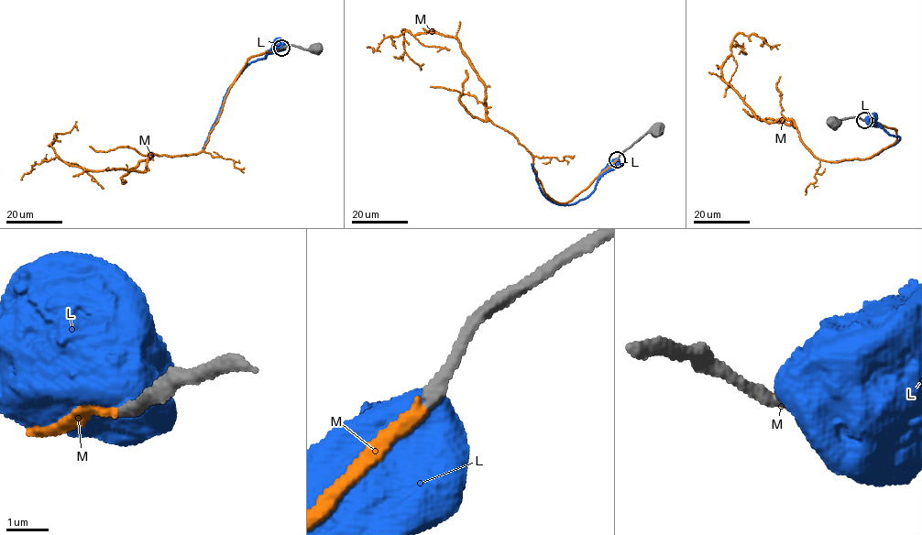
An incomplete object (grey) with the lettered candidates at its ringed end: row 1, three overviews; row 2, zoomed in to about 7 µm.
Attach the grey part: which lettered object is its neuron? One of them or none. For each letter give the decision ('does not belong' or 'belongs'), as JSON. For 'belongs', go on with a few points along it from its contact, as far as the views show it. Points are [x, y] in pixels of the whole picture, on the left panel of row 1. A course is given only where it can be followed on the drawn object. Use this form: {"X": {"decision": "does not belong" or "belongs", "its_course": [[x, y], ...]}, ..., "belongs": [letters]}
{"L": {"decision": "does not belong"}, "M": {"decision": "belongs", "its_course": [[281, 48], [247, 60], [203, 151], [149, 153], [143, 172], [95, 170], [69, 165], [50, 144], [78, 130]]}, "belongs": ["M"]}

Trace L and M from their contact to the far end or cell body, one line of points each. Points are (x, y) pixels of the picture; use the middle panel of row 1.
L: (617, 158), (588, 195), (571, 205), (553, 201), (543, 195), (531, 164)
M: (617, 159), (554, 200), (532, 156), (487, 115), (456, 38), (401, 30), (423, 64)

